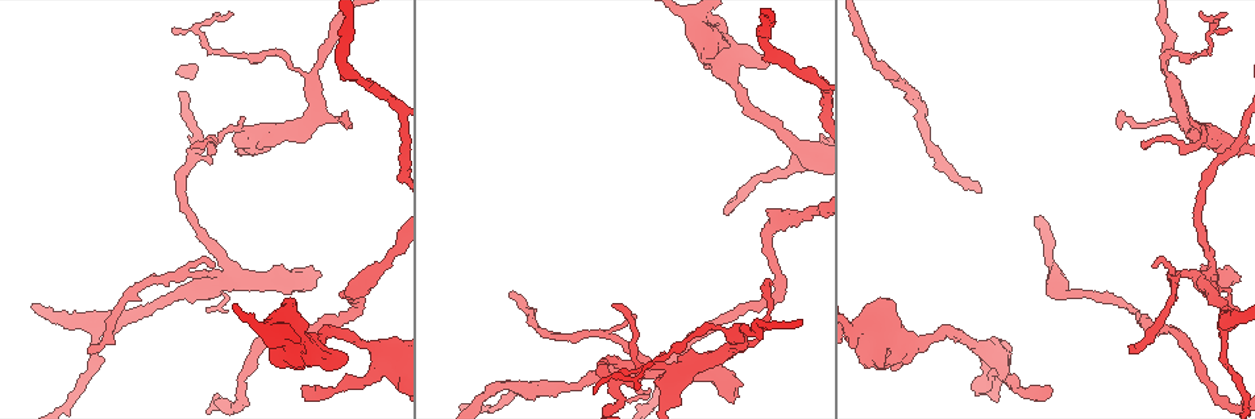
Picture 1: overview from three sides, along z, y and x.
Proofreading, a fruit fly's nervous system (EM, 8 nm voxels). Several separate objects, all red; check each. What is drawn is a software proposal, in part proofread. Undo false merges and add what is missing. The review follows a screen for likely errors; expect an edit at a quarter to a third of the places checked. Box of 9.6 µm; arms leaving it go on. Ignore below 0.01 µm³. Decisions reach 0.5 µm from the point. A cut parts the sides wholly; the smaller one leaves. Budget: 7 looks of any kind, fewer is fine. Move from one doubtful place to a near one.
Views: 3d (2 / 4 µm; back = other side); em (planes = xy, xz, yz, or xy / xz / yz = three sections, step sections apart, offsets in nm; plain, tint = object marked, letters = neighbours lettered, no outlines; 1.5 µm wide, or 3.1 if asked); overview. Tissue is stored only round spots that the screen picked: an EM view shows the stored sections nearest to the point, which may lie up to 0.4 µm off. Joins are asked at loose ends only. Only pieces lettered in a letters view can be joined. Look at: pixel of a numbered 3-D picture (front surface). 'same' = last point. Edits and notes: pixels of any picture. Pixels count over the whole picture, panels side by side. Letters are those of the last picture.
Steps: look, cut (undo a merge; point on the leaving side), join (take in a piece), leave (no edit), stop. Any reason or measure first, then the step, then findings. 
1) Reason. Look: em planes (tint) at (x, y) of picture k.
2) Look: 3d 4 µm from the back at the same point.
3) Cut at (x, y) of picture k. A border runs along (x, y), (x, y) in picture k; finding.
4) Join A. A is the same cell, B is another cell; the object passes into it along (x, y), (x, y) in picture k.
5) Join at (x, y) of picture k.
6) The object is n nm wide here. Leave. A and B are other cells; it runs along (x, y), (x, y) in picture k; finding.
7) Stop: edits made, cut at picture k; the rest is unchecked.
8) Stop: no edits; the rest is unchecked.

Tapers out. Look: 3d 2 µm at (1142, 147) of picture 1.

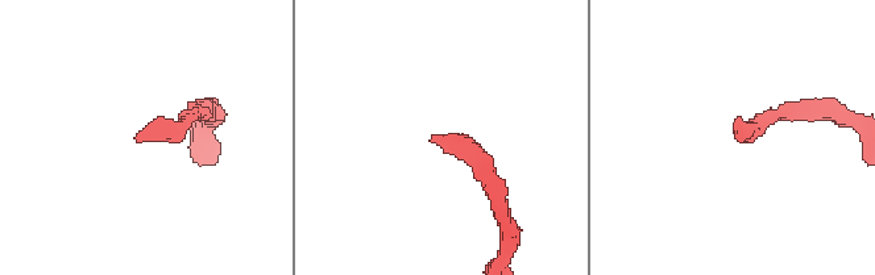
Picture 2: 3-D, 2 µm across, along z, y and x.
Look: em planes (plain) at (134, 137) of picture 2.

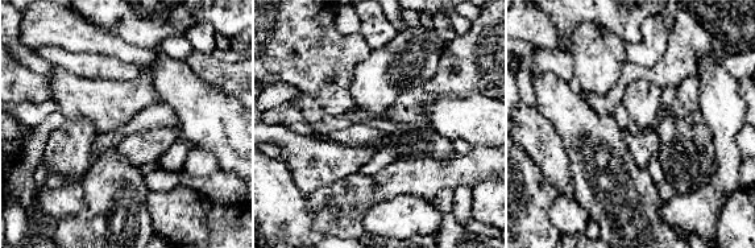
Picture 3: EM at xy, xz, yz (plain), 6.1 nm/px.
Look: em planes (letters) at the same point.

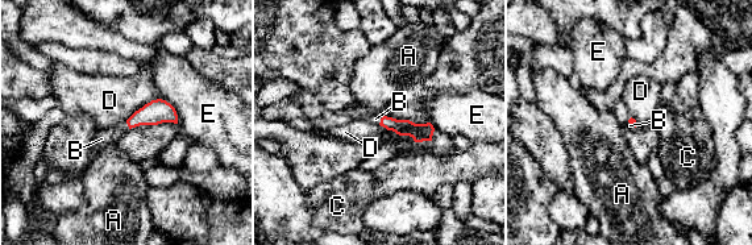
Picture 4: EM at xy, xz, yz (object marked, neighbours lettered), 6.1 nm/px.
Join B. B is the same cell, A, C, D and E are other cells; the object passes into it along (158, 111), (128, 125), (102, 138) in picture 4; the neuron continues.

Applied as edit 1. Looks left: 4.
An open end. Look: em planes (plain) at (1048, 386) of picture 1.

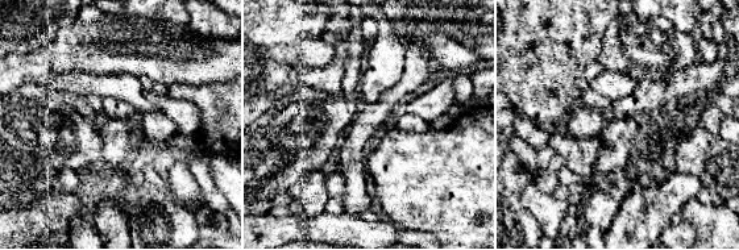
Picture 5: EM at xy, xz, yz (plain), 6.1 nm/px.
Look: em planes (letters) at the same point.

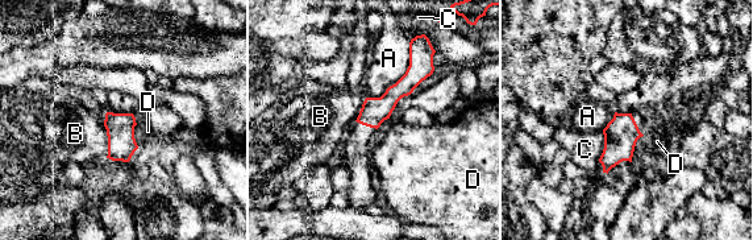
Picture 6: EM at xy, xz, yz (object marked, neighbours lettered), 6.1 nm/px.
The object is 170 nm wide here. Leave. A, B, C and D are other cells; no lettered piece goes on from it.

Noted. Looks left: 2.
Stop: edits made, join at picture 4; the rest is unchecked.

